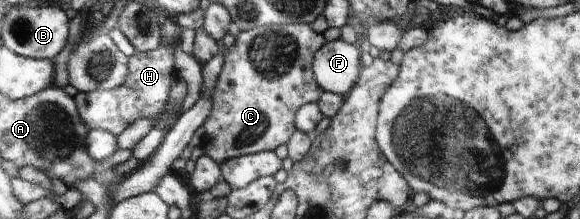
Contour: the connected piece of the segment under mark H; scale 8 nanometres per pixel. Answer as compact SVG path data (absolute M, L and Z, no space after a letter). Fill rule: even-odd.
M165 43L151 53L135 53L129 59L128 80L119 88L91 93L78 92L74 100L79 107L81 119L91 131L99 129L116 136L137 119L157 119L165 109L171 85L177 82L173 67L173 49Z

